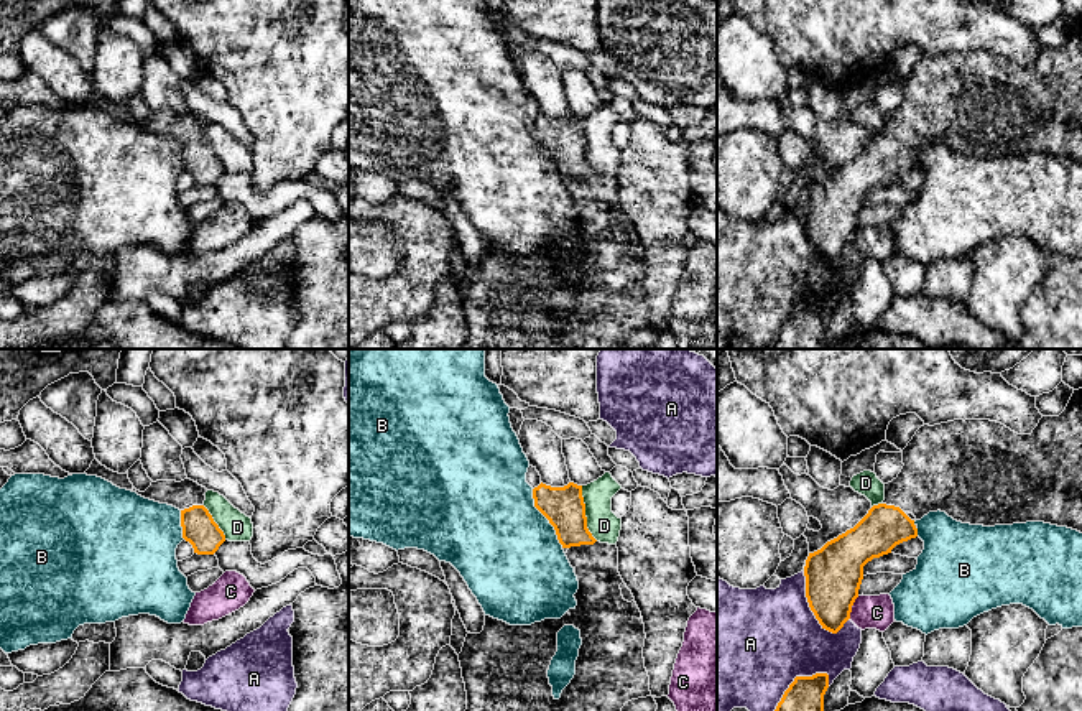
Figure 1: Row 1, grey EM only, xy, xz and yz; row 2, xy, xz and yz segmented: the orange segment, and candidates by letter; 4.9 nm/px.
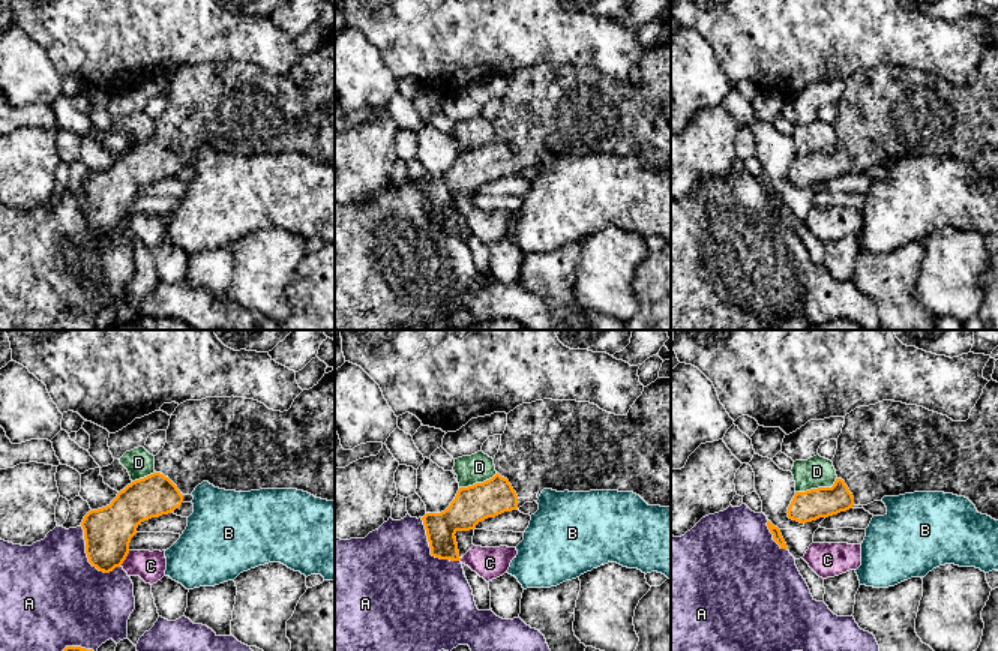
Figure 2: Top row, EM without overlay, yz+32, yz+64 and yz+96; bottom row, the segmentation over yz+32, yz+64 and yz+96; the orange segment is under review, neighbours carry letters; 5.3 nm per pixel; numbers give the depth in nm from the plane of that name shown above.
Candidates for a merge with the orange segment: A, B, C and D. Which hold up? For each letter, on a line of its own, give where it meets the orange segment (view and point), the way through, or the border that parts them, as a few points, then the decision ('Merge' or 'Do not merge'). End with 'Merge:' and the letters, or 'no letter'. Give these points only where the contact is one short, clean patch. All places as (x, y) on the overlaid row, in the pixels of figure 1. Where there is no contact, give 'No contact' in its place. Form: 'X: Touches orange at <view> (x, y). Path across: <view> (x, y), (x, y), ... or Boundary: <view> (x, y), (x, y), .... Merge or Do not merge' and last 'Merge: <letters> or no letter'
A: Touches orange at yz (809, 606). Do not merge
B: Touches orange at xz (546, 517). Boundary: xz (531, 489), (535, 507), (553, 527), (563, 547). Do not merge
C: Touches orange at yz (850, 608). Boundary: yz (859, 596), (849, 618). Do not merge
D: Touches orange at xz (584, 514). Do not merge
Merge: no letter

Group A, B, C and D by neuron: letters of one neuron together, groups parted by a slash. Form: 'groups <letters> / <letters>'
groups A / B / C / D

